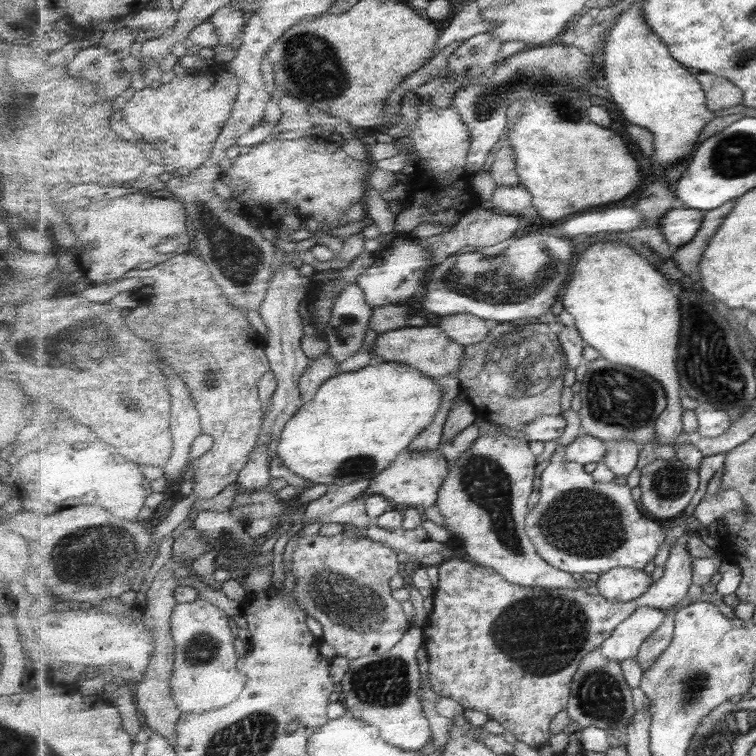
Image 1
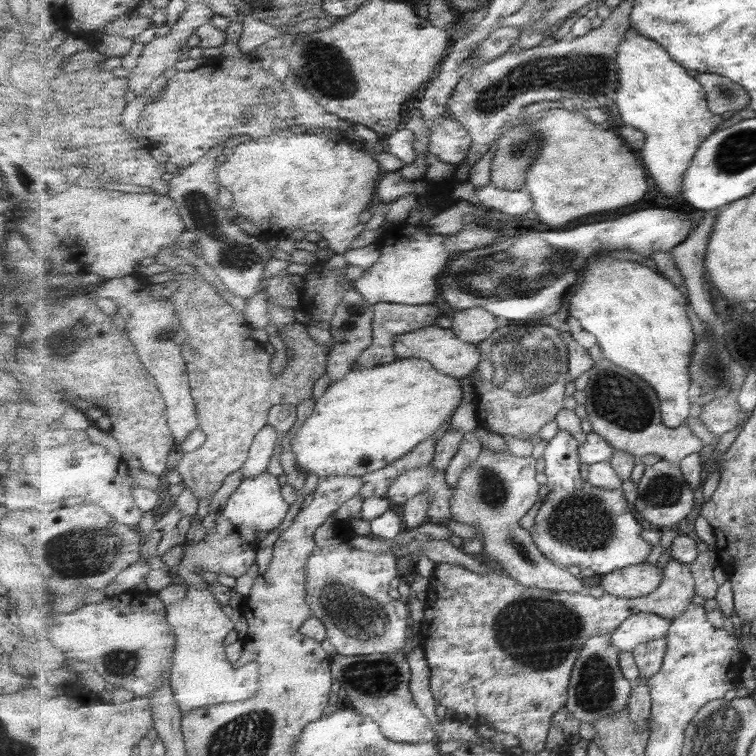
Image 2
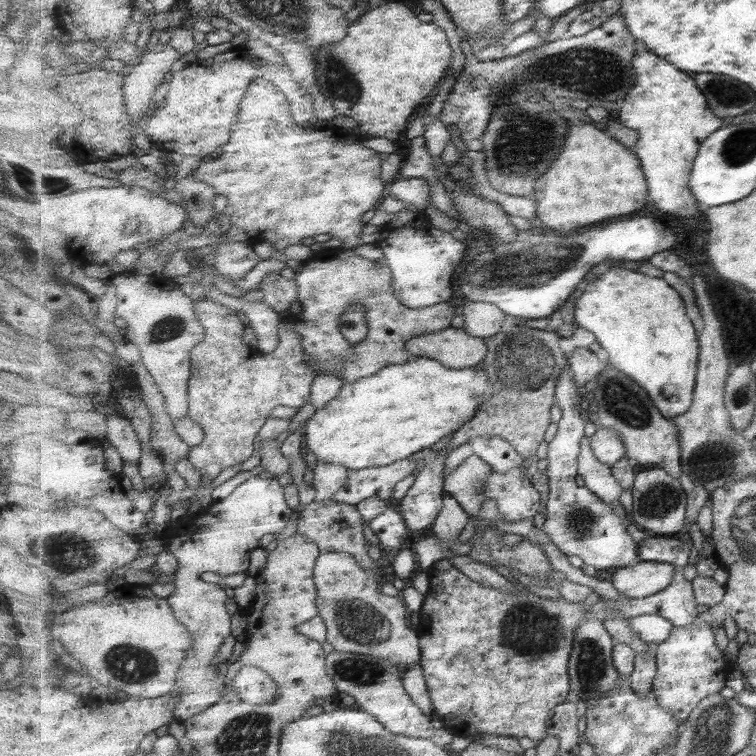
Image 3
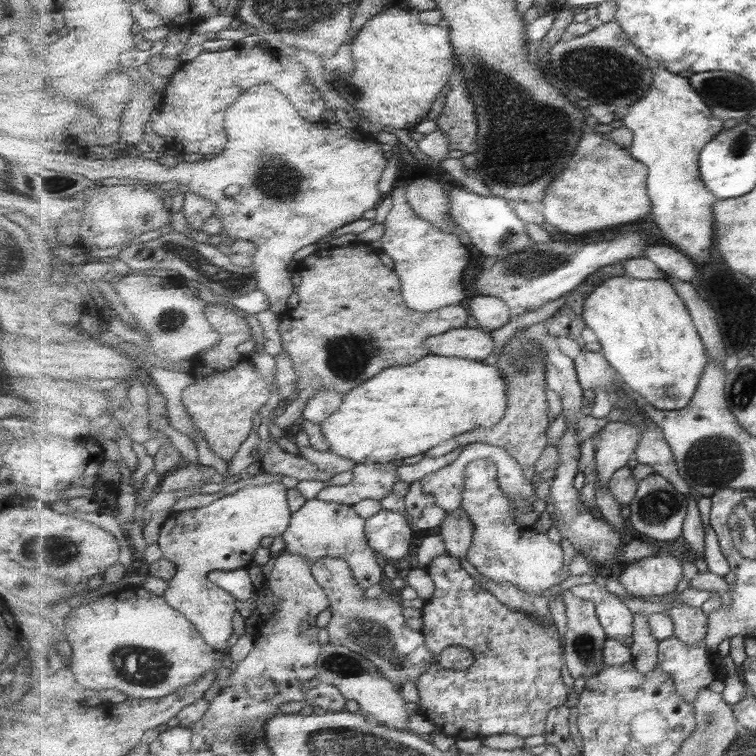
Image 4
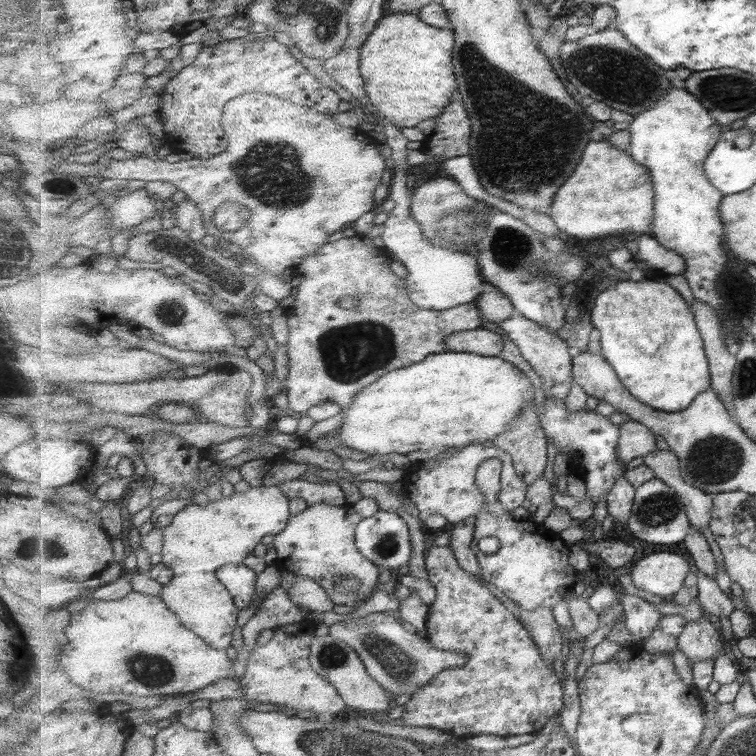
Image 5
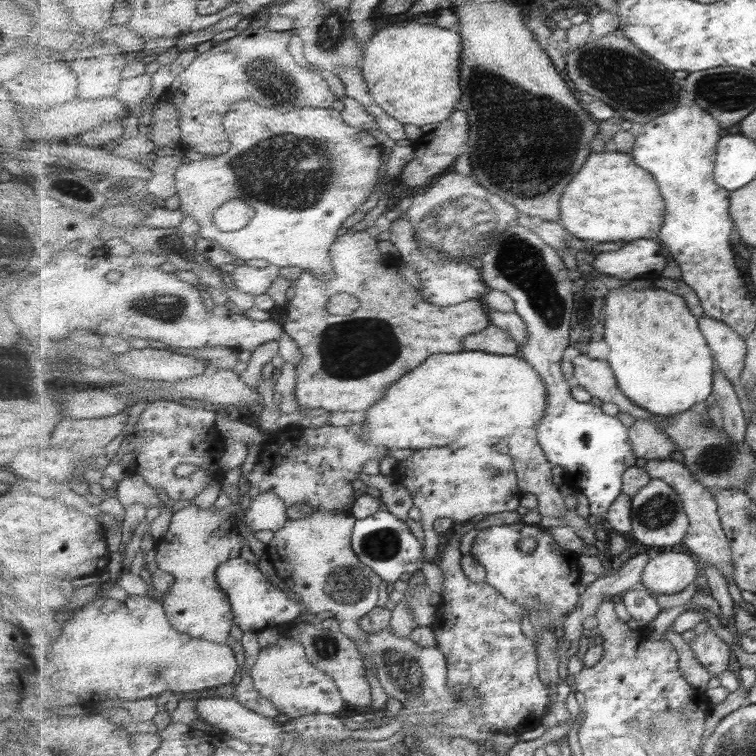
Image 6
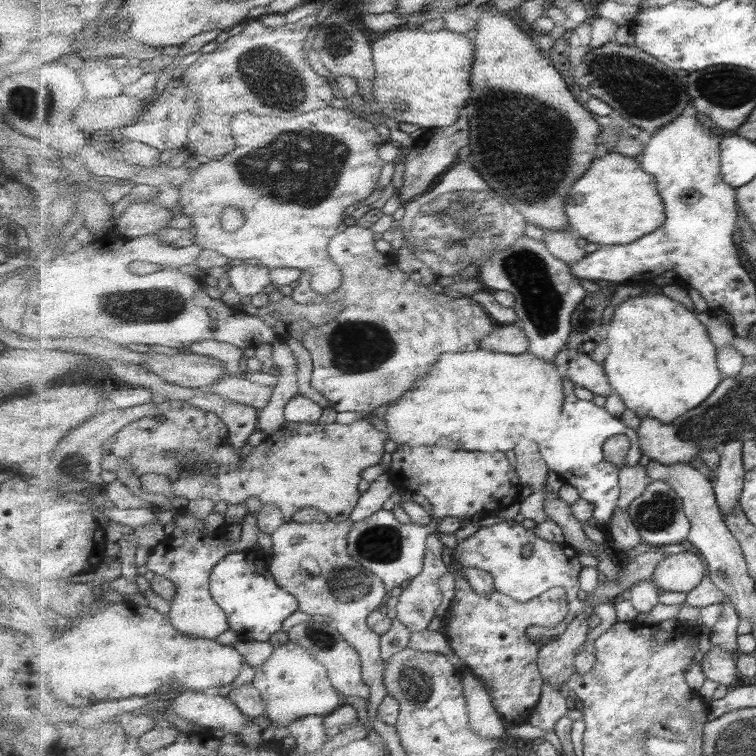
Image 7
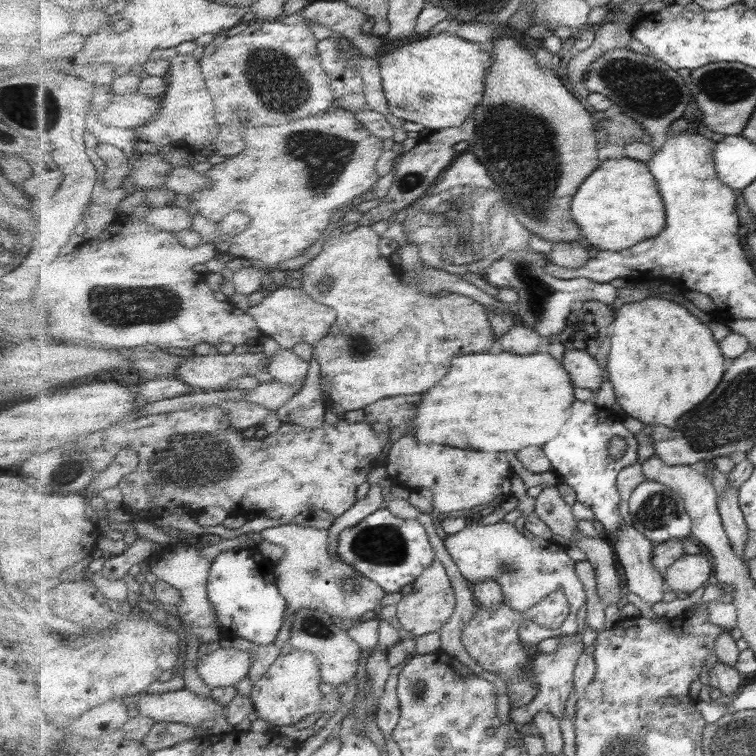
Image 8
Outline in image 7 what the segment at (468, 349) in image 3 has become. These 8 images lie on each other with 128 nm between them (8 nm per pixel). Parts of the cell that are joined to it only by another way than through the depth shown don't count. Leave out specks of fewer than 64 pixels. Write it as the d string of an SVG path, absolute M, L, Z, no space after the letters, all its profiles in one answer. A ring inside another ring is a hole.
M498 325L489 337L480 342L480 349L504 354L526 354L529 348L527 334L517 325Z

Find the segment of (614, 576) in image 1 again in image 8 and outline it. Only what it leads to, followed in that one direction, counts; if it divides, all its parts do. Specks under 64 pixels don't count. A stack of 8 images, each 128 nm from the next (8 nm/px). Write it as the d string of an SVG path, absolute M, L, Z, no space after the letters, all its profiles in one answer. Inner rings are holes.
M685 554L666 571L665 582L677 592L692 593L714 581L714 564L705 555Z

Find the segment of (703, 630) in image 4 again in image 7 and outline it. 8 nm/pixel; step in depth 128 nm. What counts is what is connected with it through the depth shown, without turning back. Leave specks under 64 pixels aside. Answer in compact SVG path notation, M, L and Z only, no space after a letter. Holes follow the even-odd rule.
M712 645L711 649L705 653L701 666L707 678L719 685L735 684L733 682L739 673L734 654L717 645Z

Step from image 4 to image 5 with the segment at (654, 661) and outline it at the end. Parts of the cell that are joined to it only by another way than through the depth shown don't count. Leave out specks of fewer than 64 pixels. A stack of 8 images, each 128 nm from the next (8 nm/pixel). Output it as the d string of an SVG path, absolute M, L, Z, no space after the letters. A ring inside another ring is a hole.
M627 594L623 597L621 602L626 615L625 627L640 644L642 640L647 640L653 634L653 630L657 628L657 624L660 624L663 614L658 610L658 607L647 602L641 596Z

